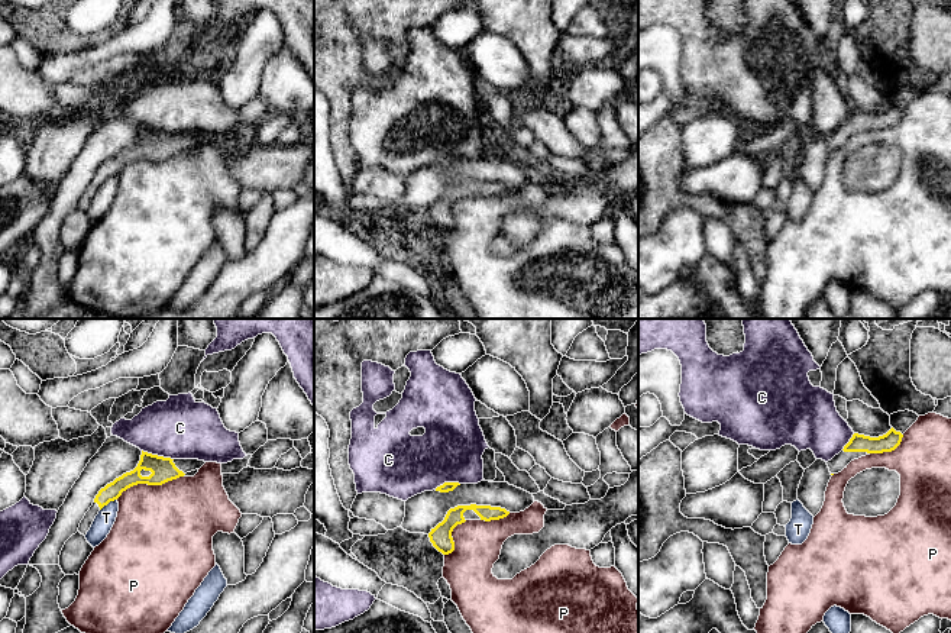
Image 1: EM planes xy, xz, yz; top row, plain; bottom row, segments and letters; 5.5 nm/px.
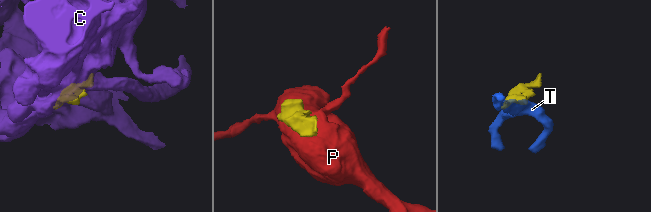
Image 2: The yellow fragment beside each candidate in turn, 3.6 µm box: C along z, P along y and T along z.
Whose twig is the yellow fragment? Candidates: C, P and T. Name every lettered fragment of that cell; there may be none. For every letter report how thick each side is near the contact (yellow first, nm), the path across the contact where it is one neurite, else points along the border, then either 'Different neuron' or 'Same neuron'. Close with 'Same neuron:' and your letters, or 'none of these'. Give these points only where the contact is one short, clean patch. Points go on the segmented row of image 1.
C: Thickness 140 nm (yellow) against 340 nm. Different neuron
P: Thickness 140 nm (yellow) against 480 nm. Different neuron
T: Thickness 100 nm (yellow) against 110 nm. Different neuron
Same neuron: none of these

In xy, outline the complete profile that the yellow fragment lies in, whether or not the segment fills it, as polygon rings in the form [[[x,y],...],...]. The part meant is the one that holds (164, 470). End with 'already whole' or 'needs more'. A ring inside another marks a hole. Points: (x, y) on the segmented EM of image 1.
[[[142,450],[138,466],[116,478],[98,491],[93,506],[80,523],[78,532],[87,535],[98,511],[110,501],[117,500],[123,491],[138,484],[162,485],[200,469],[206,462],[198,459],[171,459]]]; needs more

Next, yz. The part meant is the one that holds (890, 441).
[[[860,400],[847,401],[847,423],[854,435],[844,449],[827,462],[831,474],[838,474],[847,465],[870,453],[895,450],[903,435],[890,426],[890,416],[882,408],[873,408]]]; needs more

